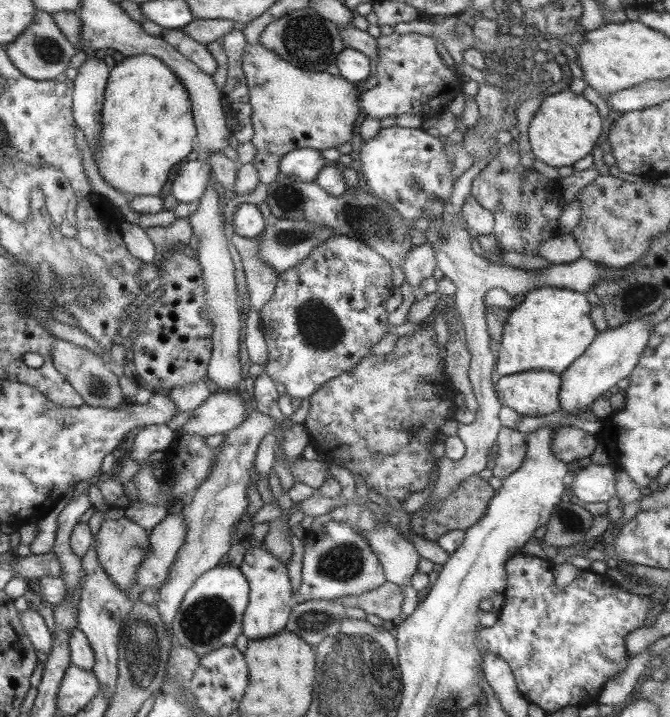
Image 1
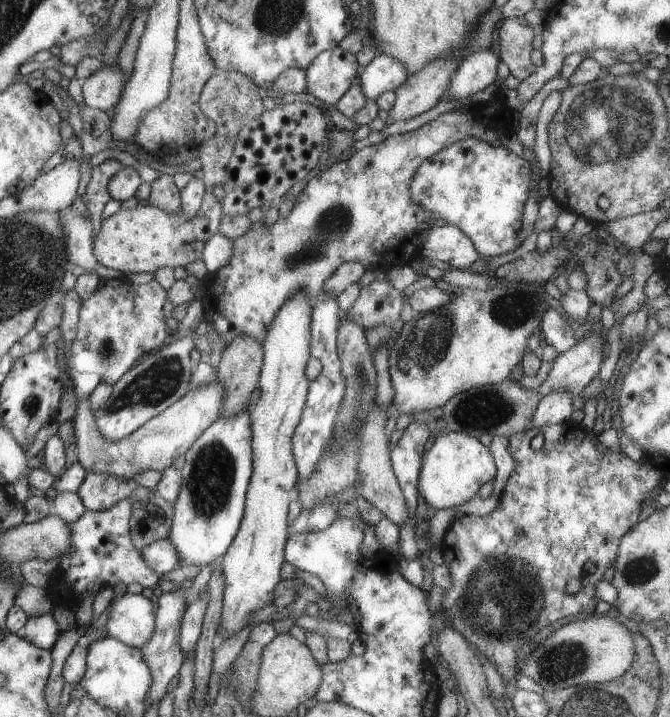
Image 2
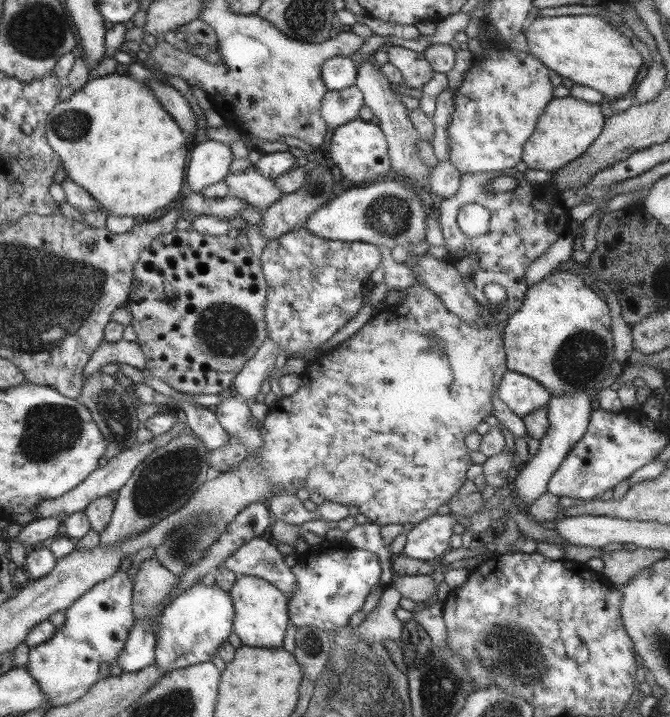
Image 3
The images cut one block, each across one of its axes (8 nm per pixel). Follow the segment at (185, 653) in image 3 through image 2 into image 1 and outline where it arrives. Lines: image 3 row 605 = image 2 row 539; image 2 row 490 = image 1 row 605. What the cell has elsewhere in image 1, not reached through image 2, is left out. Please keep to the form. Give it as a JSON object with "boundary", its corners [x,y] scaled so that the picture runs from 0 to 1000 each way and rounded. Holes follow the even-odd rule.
{"boundary":[[[319,791],[300,801],[275,828],[255,879],[264,898],[300,916],[331,901],[348,902],[351,890],[361,884],[361,856],[370,841],[370,813],[354,791]]]}

